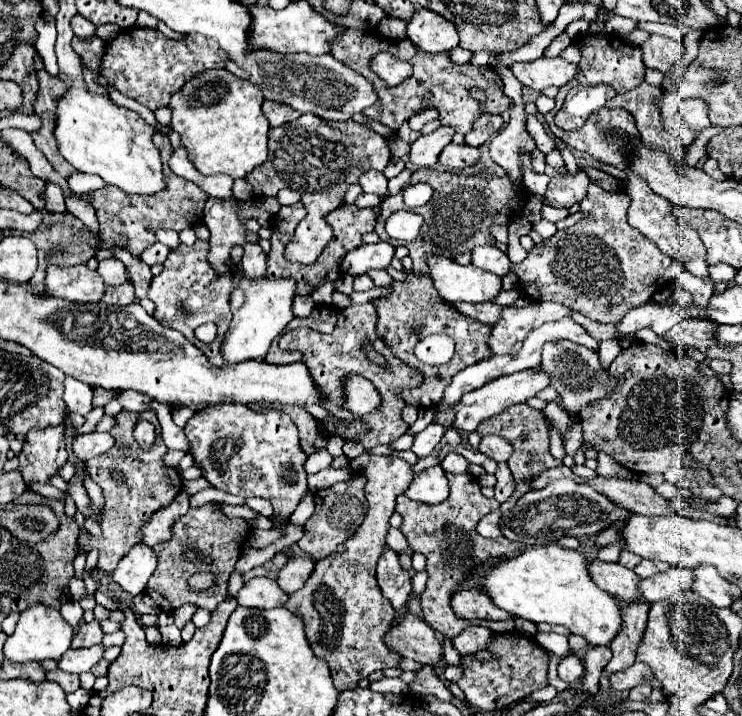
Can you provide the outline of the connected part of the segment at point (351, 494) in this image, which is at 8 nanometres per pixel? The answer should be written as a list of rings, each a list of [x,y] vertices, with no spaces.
[[[358,476],[348,482],[340,482],[340,484],[334,484],[330,488],[322,488],[316,492],[316,510],[306,520],[304,536],[298,540],[298,548],[302,552],[312,556],[314,560],[322,560],[322,558],[330,556],[338,548],[338,544],[342,544],[356,532],[356,528],[360,526],[360,522],[368,510],[368,504],[364,504],[366,502],[364,484],[366,484],[364,476]]]

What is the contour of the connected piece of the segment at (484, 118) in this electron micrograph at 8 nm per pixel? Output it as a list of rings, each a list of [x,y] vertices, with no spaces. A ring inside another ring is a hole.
[[[482,112],[482,114],[474,120],[472,130],[464,136],[464,142],[466,142],[468,146],[476,146],[476,148],[478,148],[478,146],[482,146],[488,138],[492,138],[502,126],[504,126],[502,116]]]

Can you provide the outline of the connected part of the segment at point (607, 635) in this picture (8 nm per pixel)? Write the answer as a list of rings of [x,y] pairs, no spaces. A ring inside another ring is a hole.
[[[558,544],[528,548],[520,556],[492,566],[474,588],[484,590],[486,596],[508,614],[522,616],[534,624],[562,624],[568,626],[572,634],[584,636],[590,646],[608,646],[620,630],[620,606],[614,596],[608,596],[608,592],[602,592],[592,582],[586,564],[588,558]]]

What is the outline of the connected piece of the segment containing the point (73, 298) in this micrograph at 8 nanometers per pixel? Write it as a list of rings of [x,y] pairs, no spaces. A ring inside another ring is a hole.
[[[84,264],[70,268],[48,266],[46,288],[46,296],[60,296],[70,302],[100,302],[100,296],[104,294],[100,274]]]

